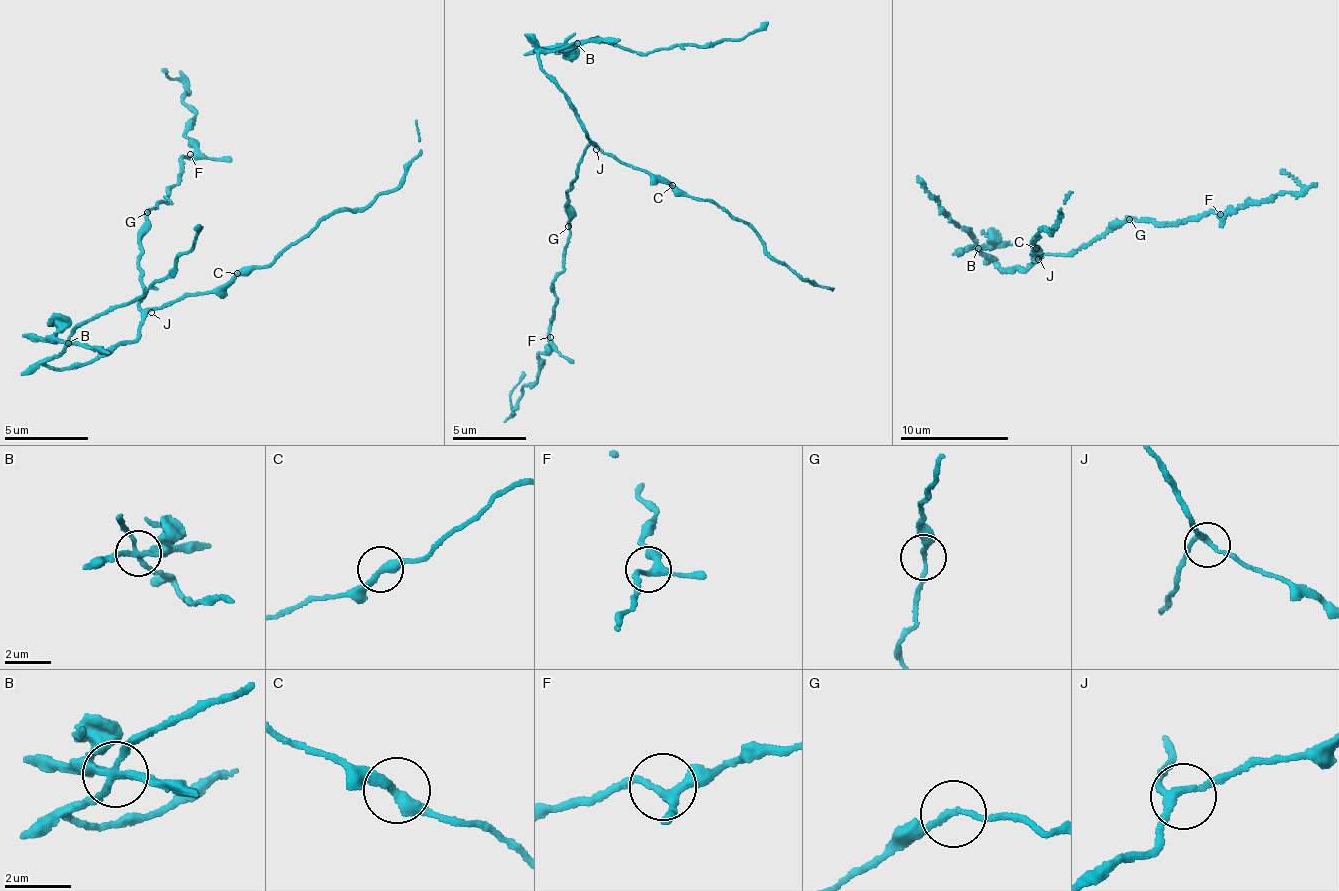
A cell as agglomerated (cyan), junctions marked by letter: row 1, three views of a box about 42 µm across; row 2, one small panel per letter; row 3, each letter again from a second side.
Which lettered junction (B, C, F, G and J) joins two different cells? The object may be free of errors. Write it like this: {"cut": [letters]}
{"cut": ["B"]}

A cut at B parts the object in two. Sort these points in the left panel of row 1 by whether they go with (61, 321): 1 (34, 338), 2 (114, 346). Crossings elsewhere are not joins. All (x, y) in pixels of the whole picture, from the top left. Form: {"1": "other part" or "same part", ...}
{"1": "same part", "2": "other part"}

